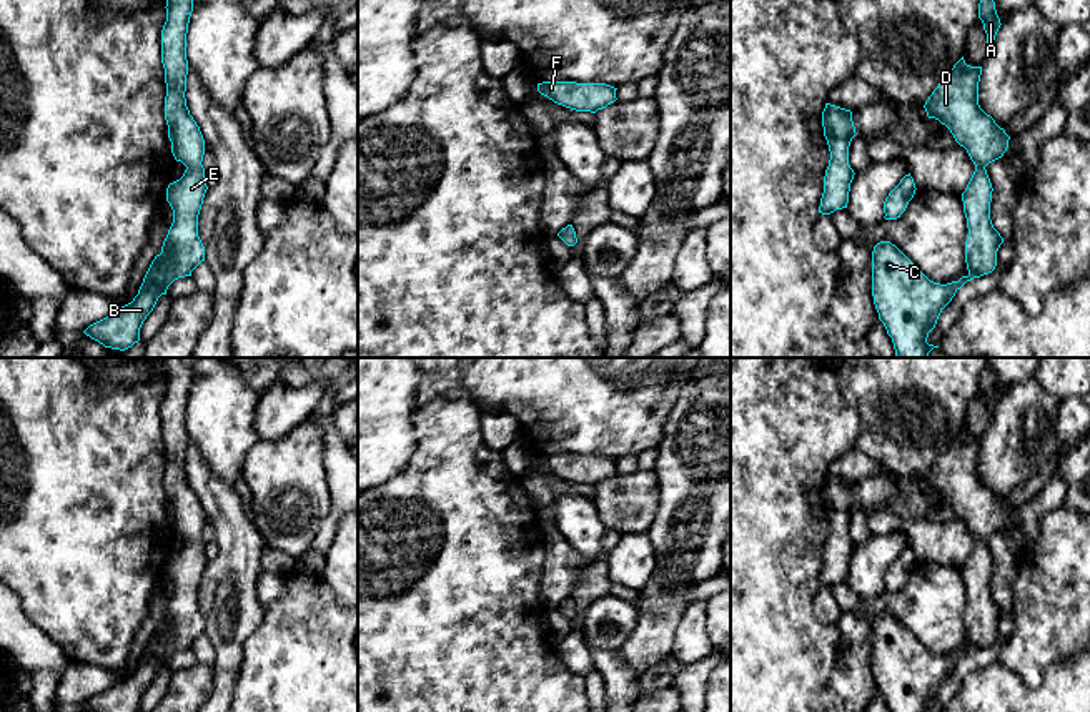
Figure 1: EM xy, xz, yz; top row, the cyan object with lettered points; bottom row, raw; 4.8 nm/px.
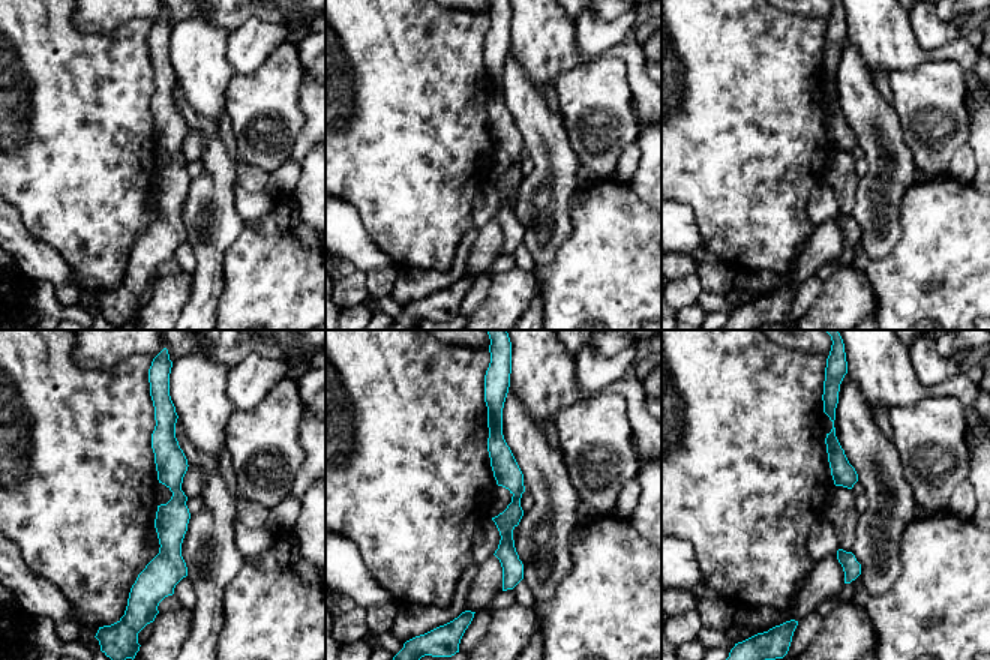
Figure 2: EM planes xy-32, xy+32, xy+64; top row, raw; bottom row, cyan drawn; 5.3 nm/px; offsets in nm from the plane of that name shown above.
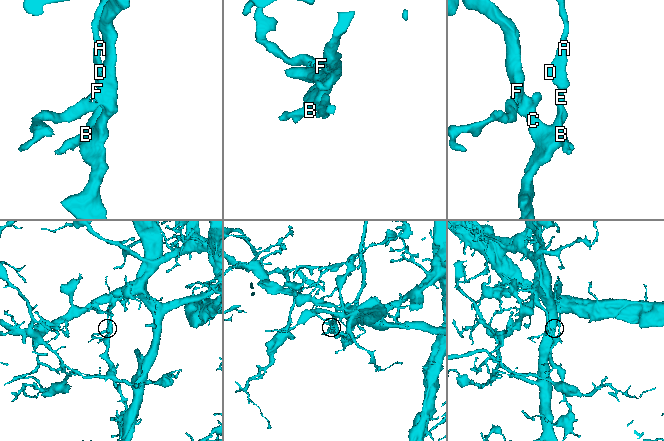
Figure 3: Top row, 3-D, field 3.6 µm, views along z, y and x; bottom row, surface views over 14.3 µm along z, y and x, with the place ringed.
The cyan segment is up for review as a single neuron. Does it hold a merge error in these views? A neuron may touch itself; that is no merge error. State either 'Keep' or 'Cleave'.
Keep

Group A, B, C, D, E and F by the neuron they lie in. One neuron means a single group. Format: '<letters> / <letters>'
A B C D E F

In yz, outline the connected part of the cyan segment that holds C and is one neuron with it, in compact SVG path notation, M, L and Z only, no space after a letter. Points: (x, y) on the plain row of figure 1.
M962 429L924 477L927 489L945 497L975 537L962 566L969 647L947 657L934 655L895 617L877 616L872 624L872 669L892 712L927 712L955 665L997 639L1003 611L990 592L993 561L985 539L1003 529L1010 509L979 477L980 447L982 439L970 439Z

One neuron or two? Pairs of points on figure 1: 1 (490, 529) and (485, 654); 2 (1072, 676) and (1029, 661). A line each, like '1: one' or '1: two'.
1: one
2: two

